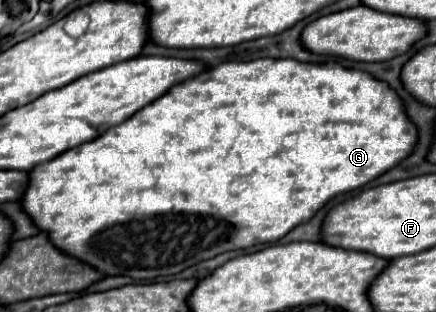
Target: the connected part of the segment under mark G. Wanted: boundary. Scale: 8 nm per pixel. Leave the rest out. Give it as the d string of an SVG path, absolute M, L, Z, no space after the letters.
M254 59L254 61L224 61L192 79L174 85L162 95L162 99L152 101L130 119L118 127L110 127L102 137L82 143L66 153L44 161L28 171L28 187L20 199L22 211L32 219L32 223L48 235L50 243L78 259L106 277L128 275L132 279L156 279L176 275L204 259L212 259L224 251L248 249L256 243L272 243L284 237L290 229L308 221L318 209L322 209L332 197L354 191L388 169L396 167L404 157L410 155L416 145L416 127L410 123L400 97L382 81L374 79L364 71L344 69L338 63L300 63L292 59Z

